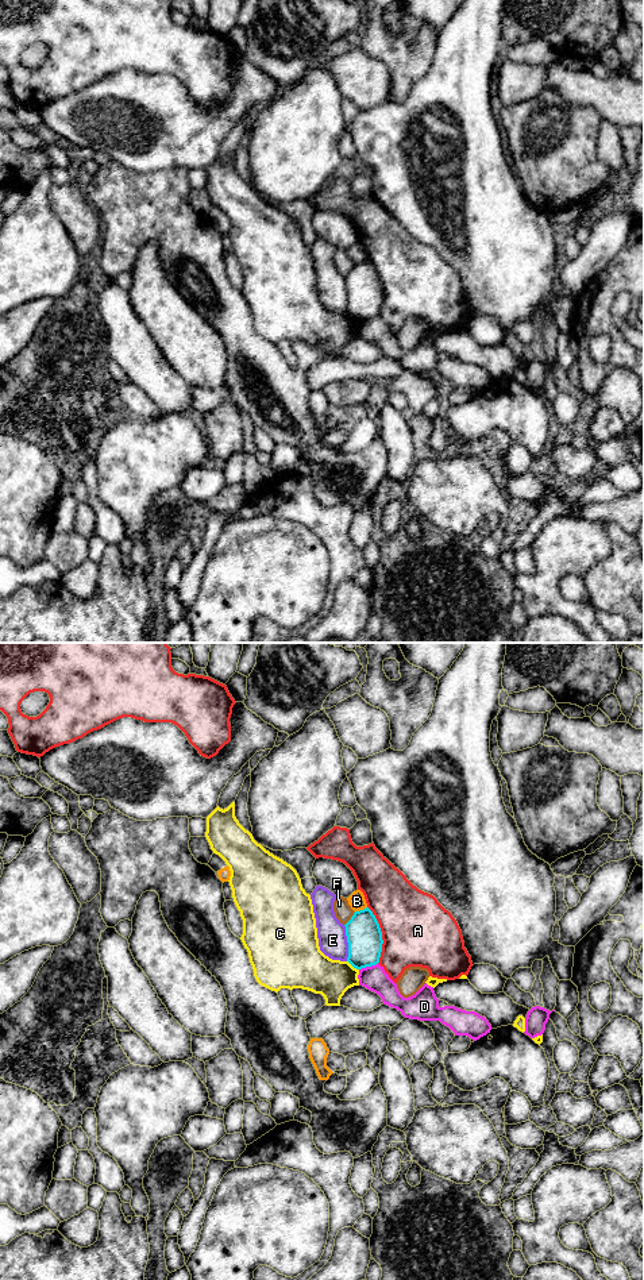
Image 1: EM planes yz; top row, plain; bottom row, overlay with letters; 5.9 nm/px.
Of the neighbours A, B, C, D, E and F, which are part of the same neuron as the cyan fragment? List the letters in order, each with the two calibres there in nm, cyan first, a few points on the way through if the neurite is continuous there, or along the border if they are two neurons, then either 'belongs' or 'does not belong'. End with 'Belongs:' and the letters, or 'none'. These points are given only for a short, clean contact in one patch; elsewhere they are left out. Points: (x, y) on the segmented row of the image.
A: calibres 200 and 420 nm; does not belong
B: calibres 200 and 100 nm; border yz (366, 906), (355, 912); does not belong
C: calibres 200 and 240 nm; does not belong
D: calibres 200 and 150 nm; border yz (377, 963), (359, 970); does not belong
E: calibres 200 and 170 nm; does not belong
F: calibres 200 and 110 nm; does not belong
Belongs: none

